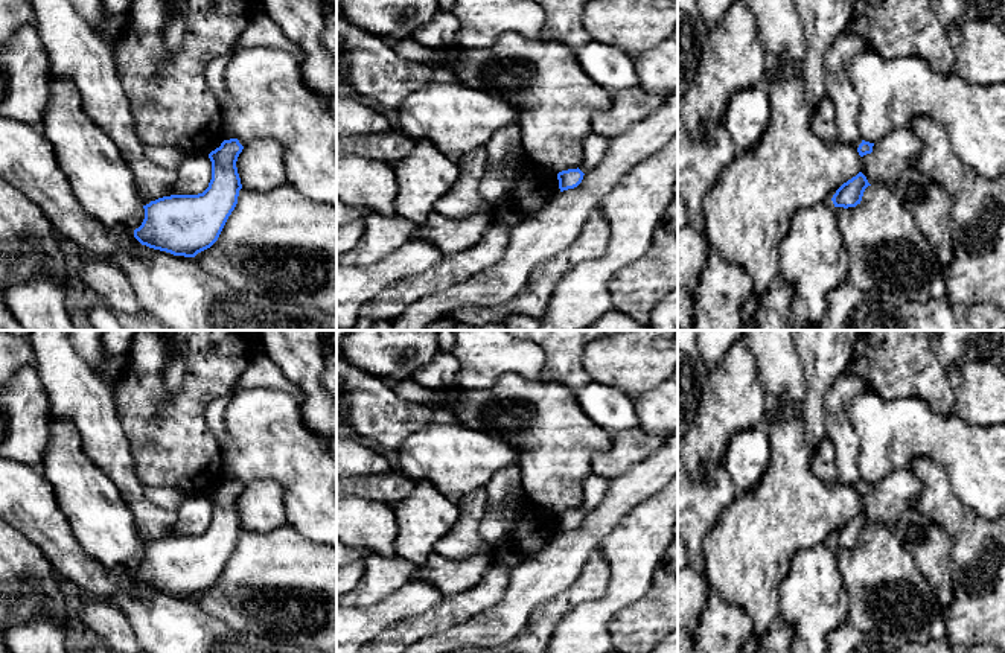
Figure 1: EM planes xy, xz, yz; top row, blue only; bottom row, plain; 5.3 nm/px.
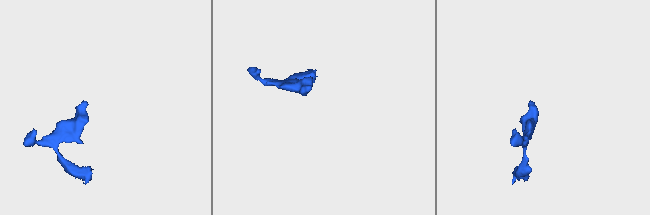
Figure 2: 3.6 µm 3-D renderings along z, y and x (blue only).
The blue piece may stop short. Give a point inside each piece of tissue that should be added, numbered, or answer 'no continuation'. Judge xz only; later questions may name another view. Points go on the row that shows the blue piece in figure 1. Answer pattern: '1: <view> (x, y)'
1: xz (594, 146)

